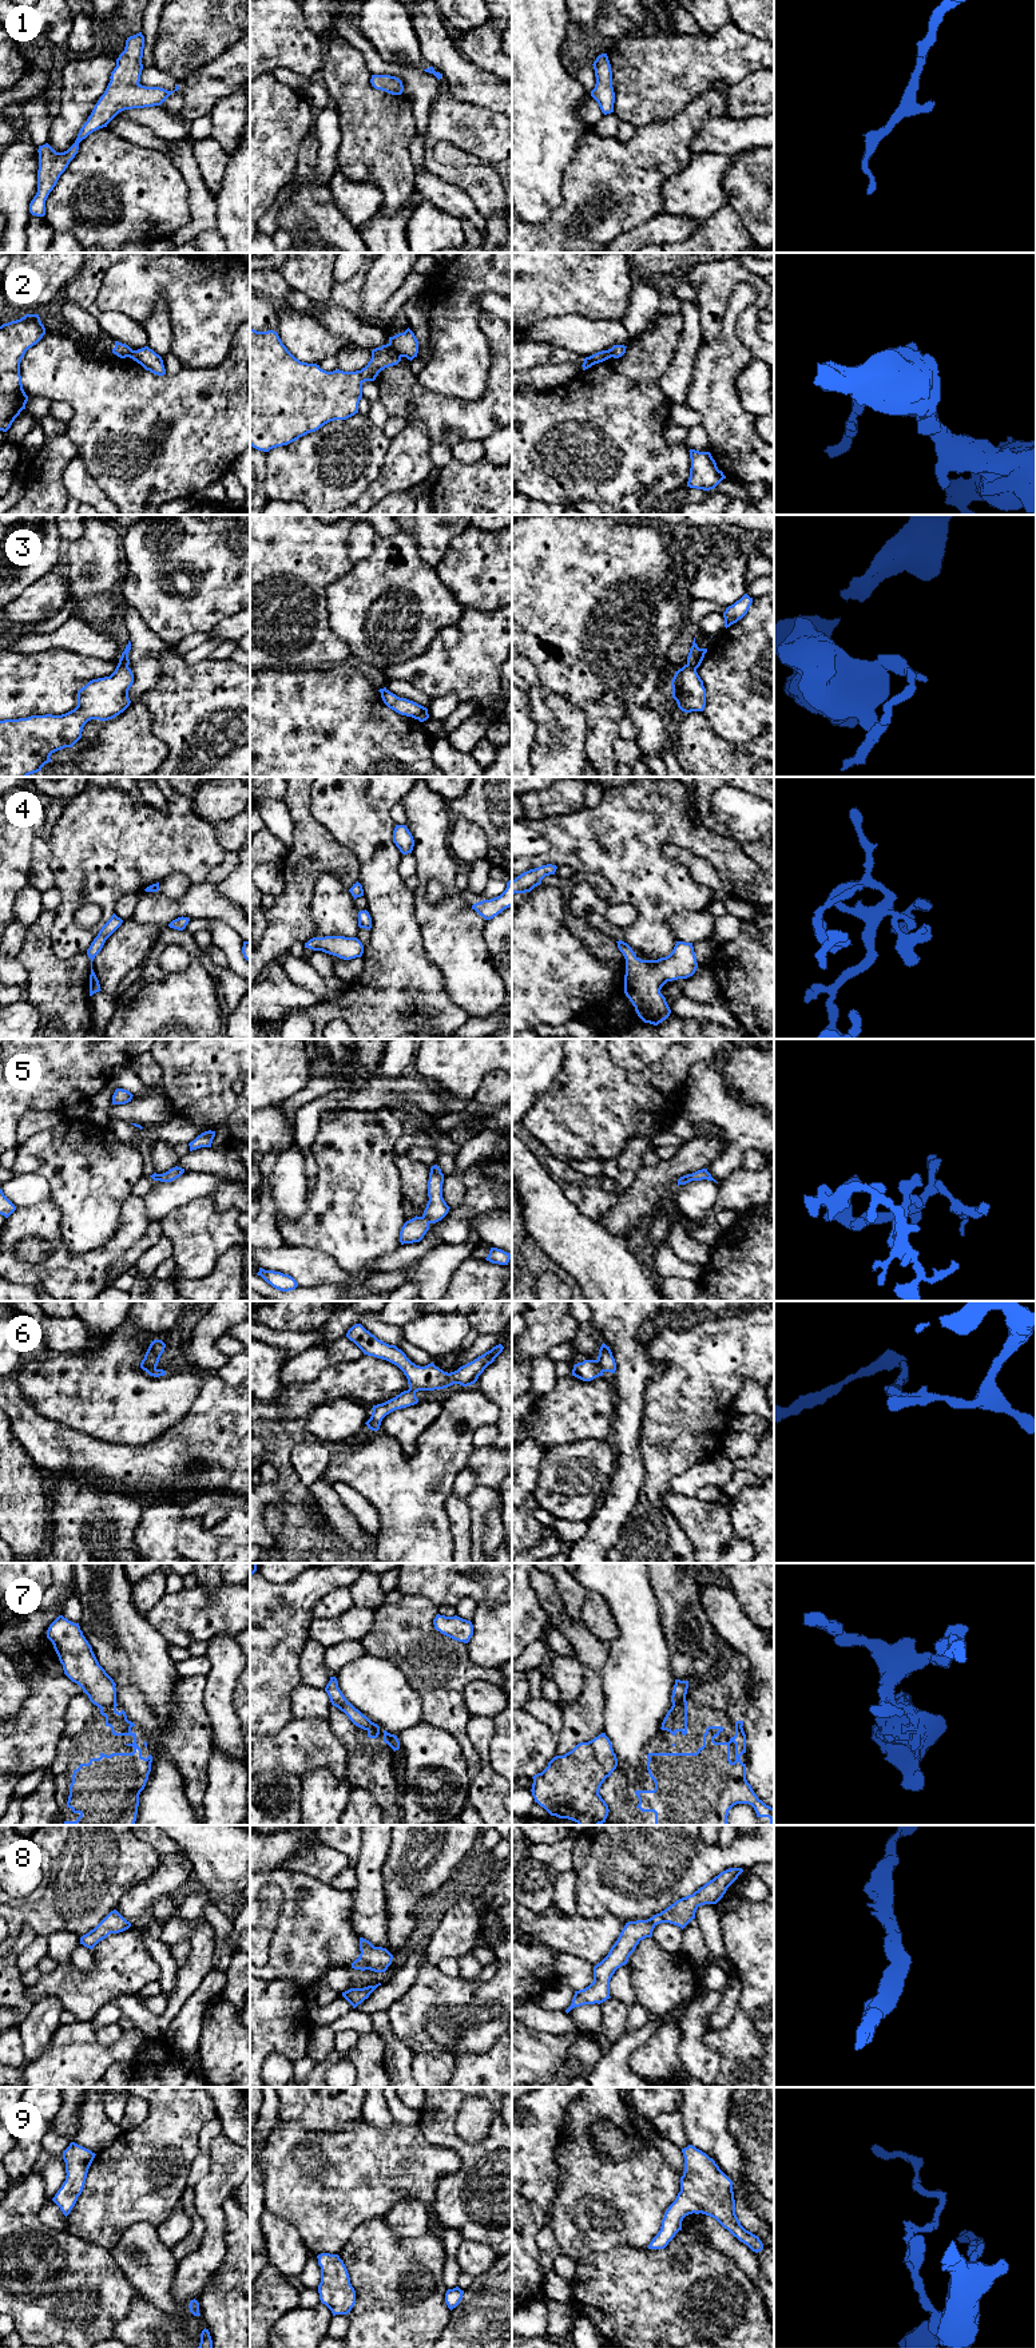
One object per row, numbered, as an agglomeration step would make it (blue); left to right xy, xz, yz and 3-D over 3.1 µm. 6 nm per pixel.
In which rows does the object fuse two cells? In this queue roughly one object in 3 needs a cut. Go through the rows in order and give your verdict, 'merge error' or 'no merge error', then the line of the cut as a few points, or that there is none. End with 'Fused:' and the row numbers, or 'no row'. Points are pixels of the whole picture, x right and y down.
1: no merge error | no cut
2: merge error | xz (388, 344), (401, 356)
3: merge error | xy (118, 663), (127, 667)
4: no merge error | no cut
5: no merge error | no cut
6: merge error | yz (595, 1360), (603, 1371)
7: merge error | xy (115, 1702), (100, 1709)
8: no merge error | no cut
9: no merge error | no cut
Fused: 2, 3, 6, 7

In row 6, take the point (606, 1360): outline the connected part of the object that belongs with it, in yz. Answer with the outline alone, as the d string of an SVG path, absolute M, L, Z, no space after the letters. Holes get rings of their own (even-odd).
M604 1342L602 1344L602 1346L599 1349L599 1356L598 1356L596 1361L602 1367L603 1372L615 1373L615 1371L616 1371L615 1359L612 1356L610 1346L607 1346Z

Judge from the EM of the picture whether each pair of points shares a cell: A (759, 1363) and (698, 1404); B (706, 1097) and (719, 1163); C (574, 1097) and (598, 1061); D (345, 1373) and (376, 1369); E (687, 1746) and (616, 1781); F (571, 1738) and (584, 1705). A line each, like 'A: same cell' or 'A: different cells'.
A: same cell
B: same cell
C: same cell
D: same cell
E: same cell
F: same cell

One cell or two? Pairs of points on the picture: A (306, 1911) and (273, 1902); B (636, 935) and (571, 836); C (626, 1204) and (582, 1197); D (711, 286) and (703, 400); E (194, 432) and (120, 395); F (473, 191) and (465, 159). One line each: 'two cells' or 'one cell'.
A: two cells
B: one cell
C: two cells
D: two cells
E: one cell
F: two cells

